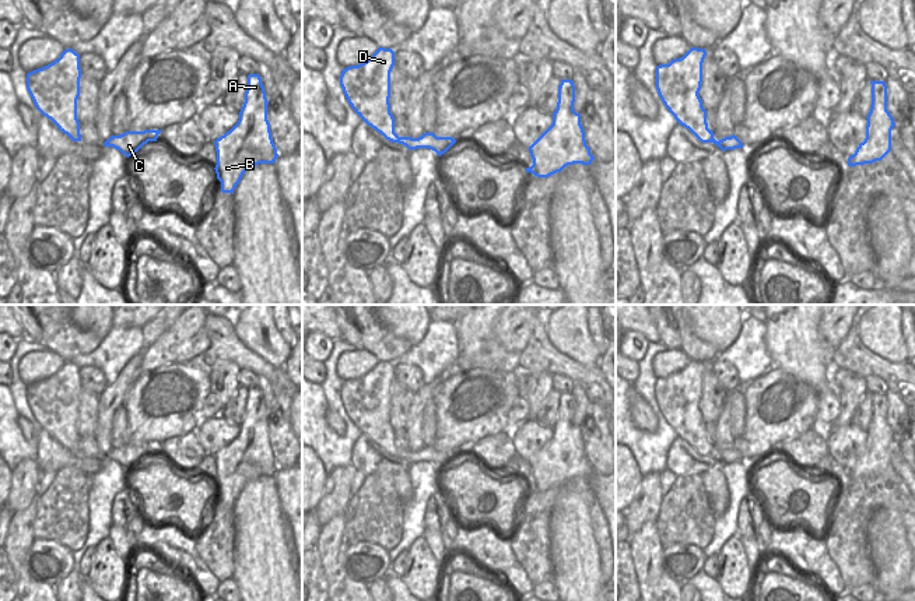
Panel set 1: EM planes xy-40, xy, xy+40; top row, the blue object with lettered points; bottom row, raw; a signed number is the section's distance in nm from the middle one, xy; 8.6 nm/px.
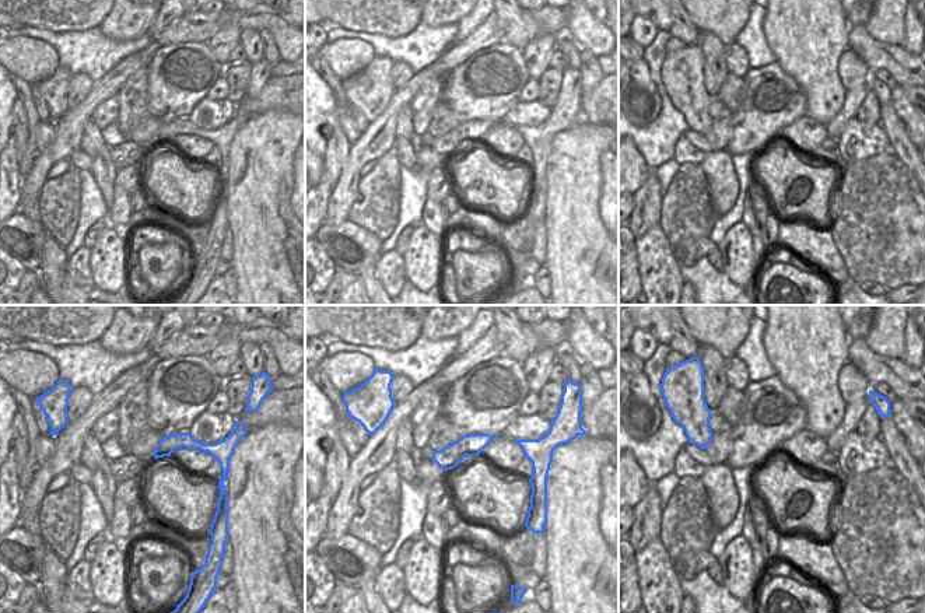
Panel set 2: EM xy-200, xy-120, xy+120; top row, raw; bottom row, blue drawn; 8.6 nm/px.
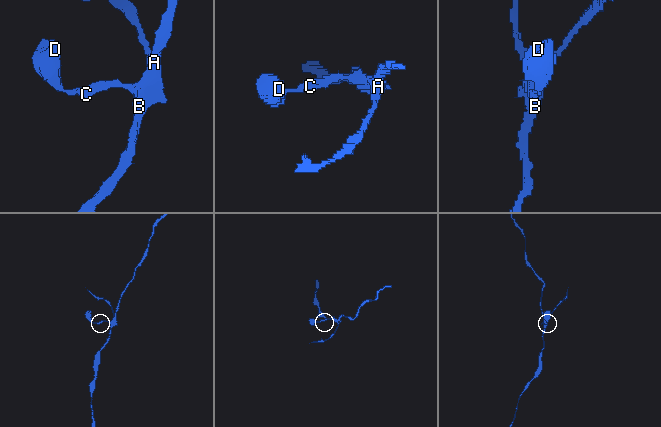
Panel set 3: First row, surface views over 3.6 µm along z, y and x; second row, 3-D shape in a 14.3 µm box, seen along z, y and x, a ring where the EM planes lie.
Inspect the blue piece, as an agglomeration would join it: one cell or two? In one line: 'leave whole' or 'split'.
leave whole

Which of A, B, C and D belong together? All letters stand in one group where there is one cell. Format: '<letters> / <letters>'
A B C D

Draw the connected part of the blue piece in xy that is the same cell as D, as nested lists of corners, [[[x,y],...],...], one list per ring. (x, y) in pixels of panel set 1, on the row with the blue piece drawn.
[[[378,48],[371,59],[343,68],[340,85],[355,113],[386,140],[406,145],[409,150],[430,148],[439,157],[445,154],[456,140],[437,137],[424,133],[418,138],[399,137],[395,133],[395,117],[390,113],[390,71],[395,66],[395,52]]]

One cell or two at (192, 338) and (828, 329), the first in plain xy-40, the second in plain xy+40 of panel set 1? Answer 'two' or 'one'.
one

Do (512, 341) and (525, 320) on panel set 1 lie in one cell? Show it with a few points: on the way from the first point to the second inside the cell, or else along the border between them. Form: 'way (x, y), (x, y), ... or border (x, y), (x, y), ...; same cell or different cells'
way (514, 336), (522, 326); same cell

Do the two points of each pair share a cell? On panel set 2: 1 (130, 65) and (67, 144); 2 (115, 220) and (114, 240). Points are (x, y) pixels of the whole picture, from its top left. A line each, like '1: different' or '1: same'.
1: same
2: different

